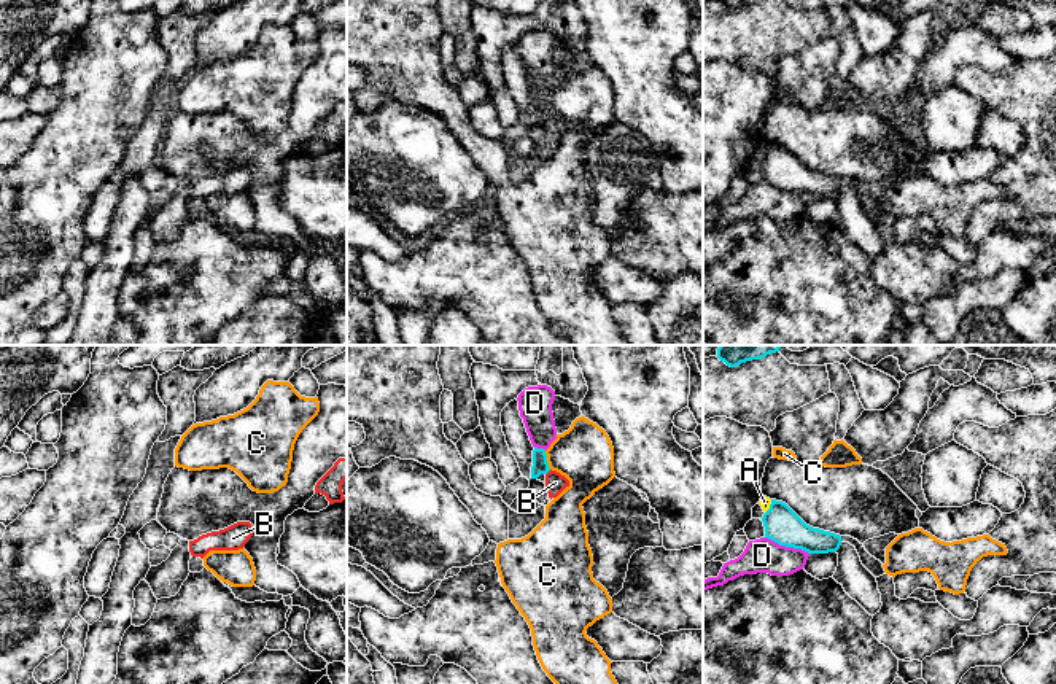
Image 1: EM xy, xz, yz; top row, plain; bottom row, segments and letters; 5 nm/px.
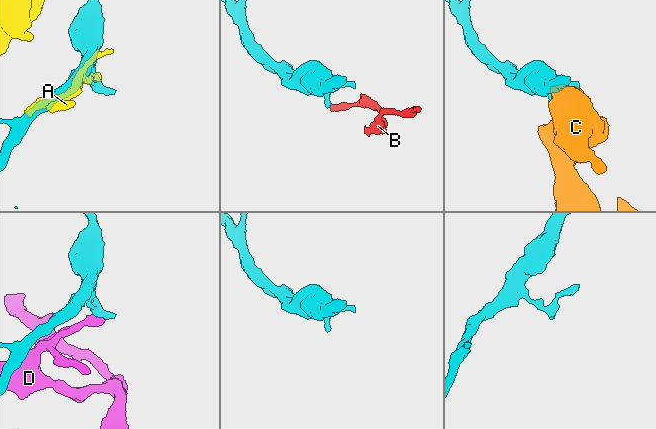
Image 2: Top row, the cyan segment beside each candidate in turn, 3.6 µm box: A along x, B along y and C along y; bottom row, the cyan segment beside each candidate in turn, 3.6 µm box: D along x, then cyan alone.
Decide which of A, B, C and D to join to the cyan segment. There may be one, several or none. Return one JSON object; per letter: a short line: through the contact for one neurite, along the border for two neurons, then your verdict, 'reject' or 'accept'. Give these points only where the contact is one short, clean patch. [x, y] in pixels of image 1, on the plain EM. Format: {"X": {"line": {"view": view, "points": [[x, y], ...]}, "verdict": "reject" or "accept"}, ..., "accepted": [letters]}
{"A": {"verdict": "reject"}, "B": {"line": {"view": "xz", "points": [[551, 113], [546, 118]]}, "verdict": "reject"}, "C": {"verdict": "reject"}, "D": {"line": {"view": "yz", "points": [[765, 180], [780, 188], [800, 191], [808, 198]]}, "verdict": "reject"}, "accepted": []}

